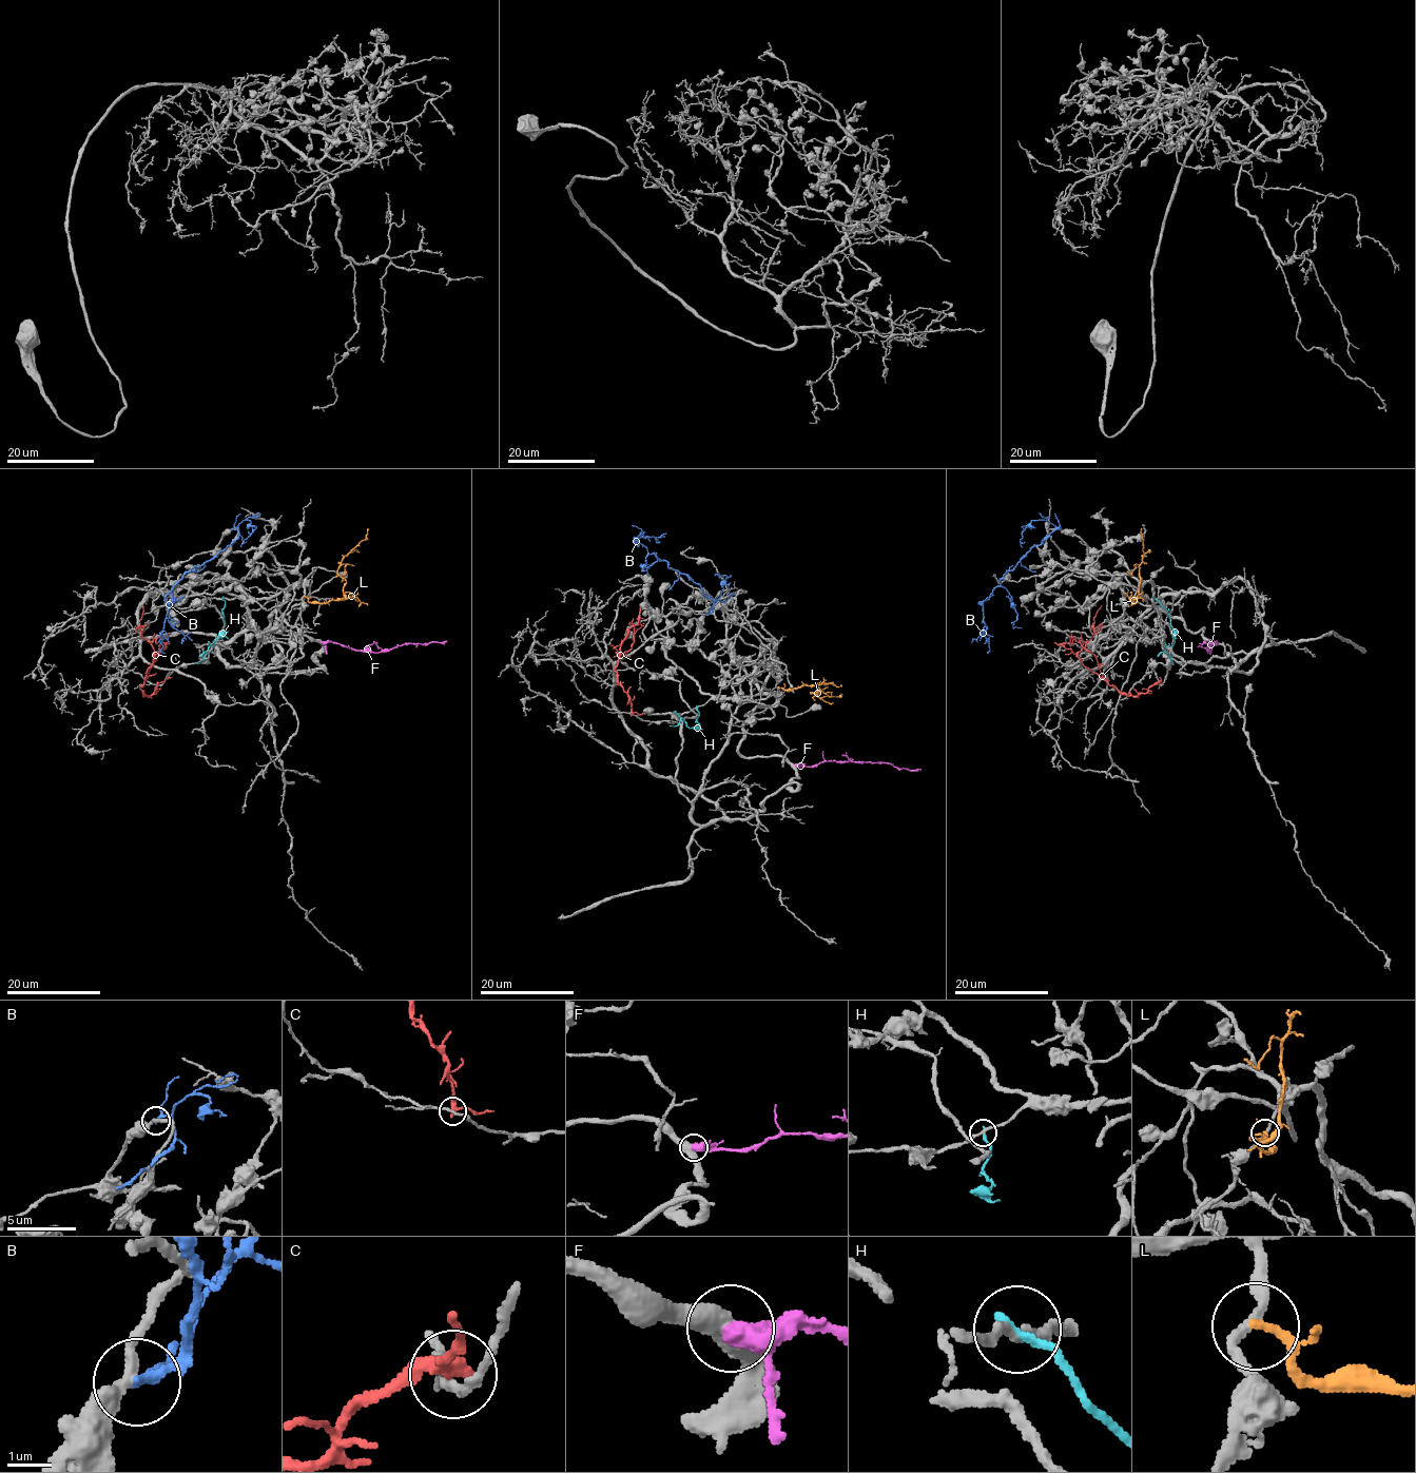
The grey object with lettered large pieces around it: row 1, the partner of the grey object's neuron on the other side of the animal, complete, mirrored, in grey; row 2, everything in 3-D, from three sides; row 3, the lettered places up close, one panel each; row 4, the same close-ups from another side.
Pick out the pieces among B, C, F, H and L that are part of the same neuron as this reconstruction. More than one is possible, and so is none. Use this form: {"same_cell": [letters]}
{"same_cell": []}

